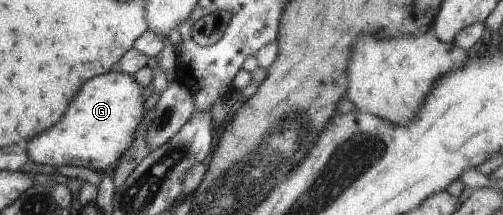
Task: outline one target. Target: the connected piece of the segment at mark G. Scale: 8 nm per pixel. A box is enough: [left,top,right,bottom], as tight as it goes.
[23,70,146,174]

